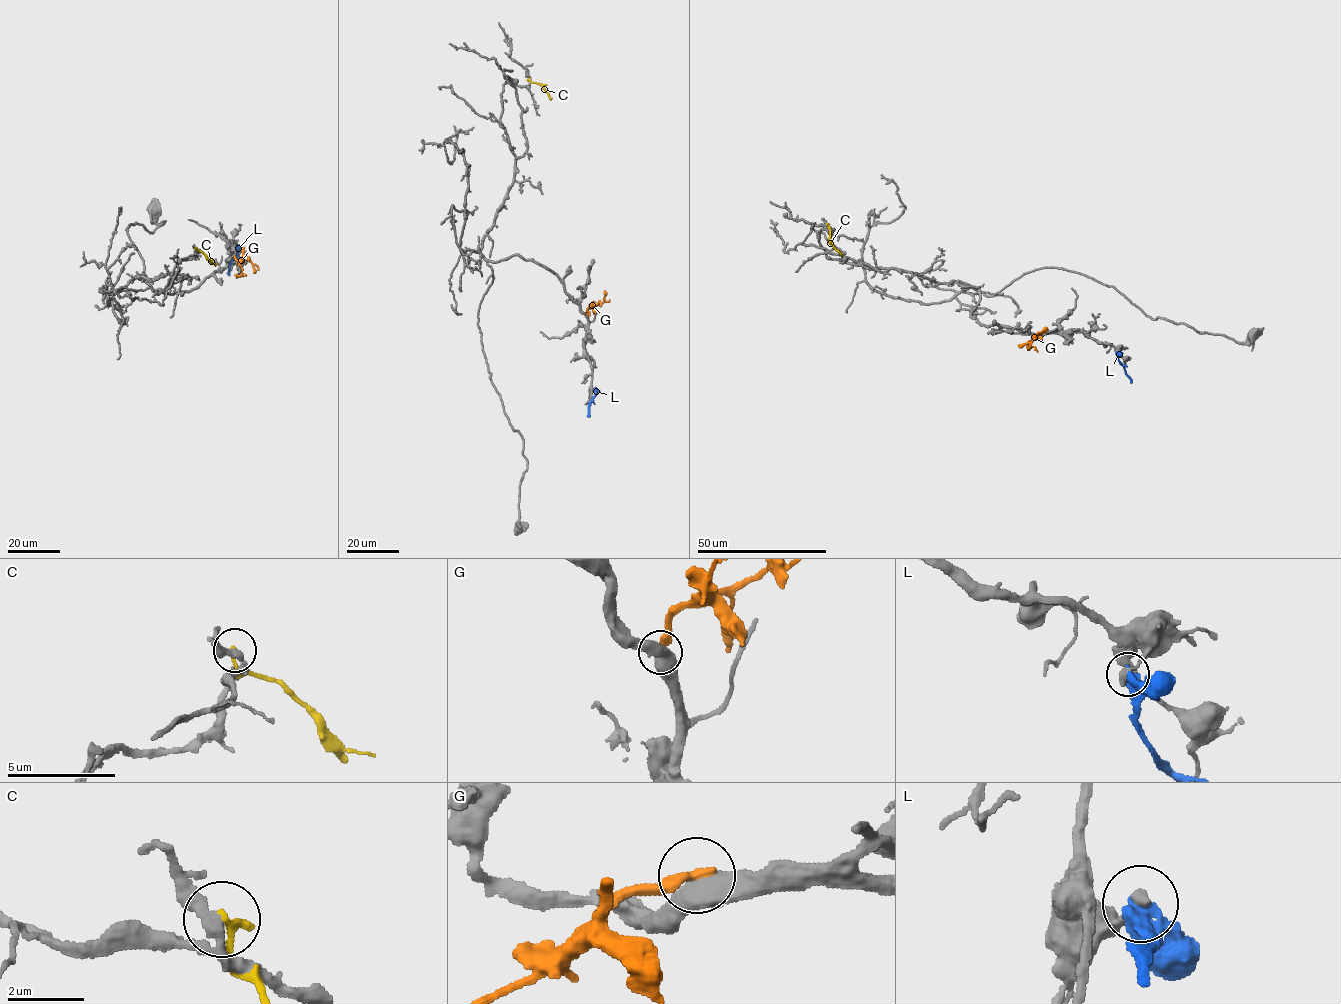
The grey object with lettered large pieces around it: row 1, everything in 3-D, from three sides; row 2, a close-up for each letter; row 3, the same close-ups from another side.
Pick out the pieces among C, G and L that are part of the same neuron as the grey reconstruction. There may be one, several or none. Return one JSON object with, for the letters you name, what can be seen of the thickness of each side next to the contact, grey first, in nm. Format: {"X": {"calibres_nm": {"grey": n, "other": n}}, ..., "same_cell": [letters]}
{"same_cell": []}

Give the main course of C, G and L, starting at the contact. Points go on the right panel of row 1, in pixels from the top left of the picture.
C: (827, 223), (830, 242), (840, 254)
G: (1044, 332), (1036, 334), (1030, 342), (1018, 346)
L: (1117, 353), (1132, 382)

